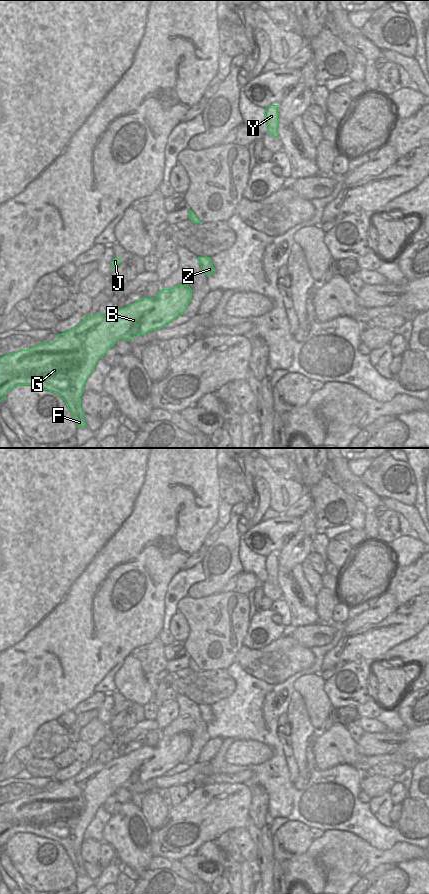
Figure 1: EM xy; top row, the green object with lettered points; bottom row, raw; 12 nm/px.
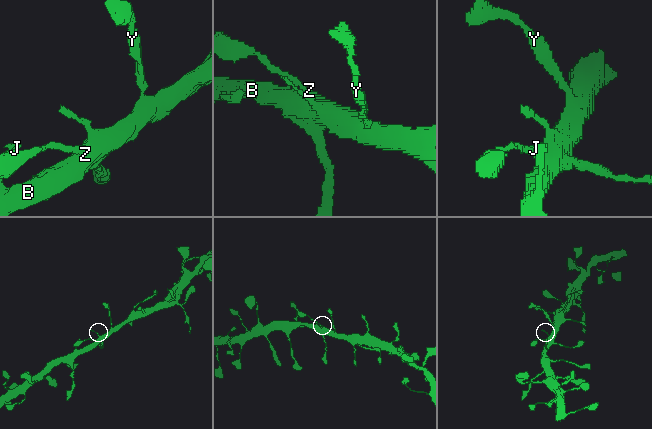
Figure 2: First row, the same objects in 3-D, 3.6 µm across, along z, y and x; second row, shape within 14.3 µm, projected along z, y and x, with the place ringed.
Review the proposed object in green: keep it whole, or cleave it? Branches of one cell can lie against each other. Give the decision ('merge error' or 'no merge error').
no merge error

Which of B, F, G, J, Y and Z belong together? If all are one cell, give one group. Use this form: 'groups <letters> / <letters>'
groups B F G J Y Z

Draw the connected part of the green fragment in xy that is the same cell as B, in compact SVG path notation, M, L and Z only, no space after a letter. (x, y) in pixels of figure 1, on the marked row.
M188 285L161 289L155 298L140 298L123 309L115 308L108 315L95 314L91 317L84 317L77 327L58 334L58 339L53 343L42 343L1 357L0 401L18 385L31 385L49 390L66 402L77 427L85 427L81 396L84 392L84 384L97 361L110 347L113 347L117 340L128 341L133 337L161 329L167 323L183 315L191 298L192 290Z

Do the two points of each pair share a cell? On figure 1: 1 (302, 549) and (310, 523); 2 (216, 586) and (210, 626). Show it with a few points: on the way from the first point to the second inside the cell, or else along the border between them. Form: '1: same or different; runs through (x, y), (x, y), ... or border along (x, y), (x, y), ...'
1: same; runs through (304, 543), (304, 536), (308, 529)
2: different; border along (221, 591), (215, 594), (192, 598)

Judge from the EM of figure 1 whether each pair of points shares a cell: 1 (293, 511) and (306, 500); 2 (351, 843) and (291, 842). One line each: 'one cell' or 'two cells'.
1: one cell
2: two cells

